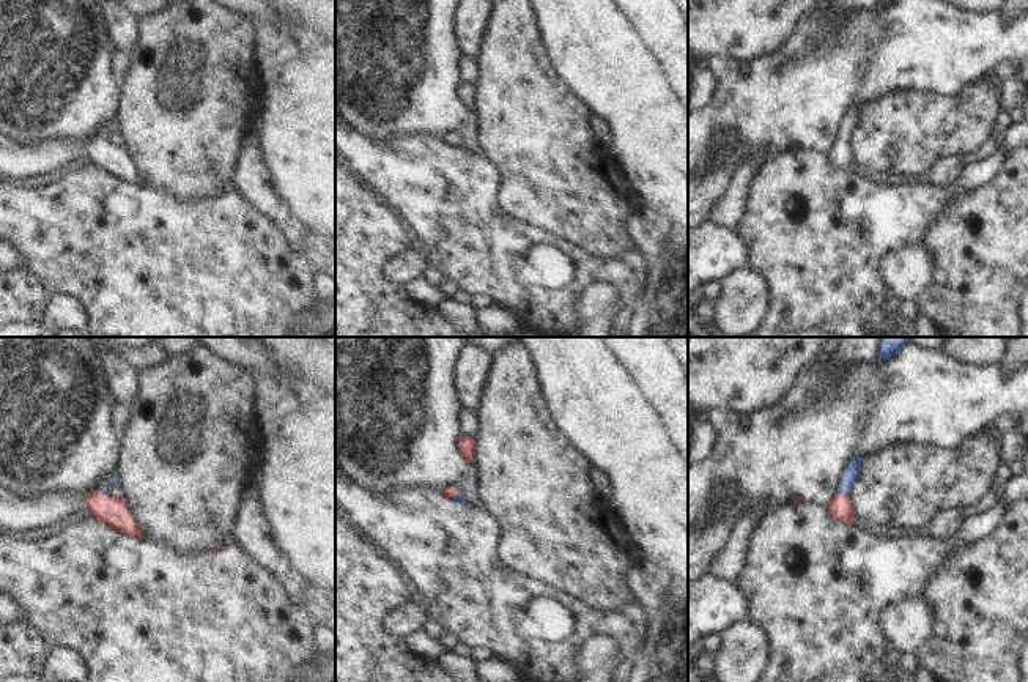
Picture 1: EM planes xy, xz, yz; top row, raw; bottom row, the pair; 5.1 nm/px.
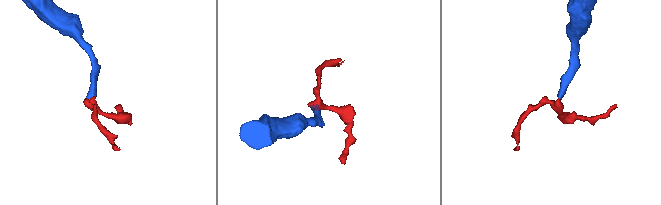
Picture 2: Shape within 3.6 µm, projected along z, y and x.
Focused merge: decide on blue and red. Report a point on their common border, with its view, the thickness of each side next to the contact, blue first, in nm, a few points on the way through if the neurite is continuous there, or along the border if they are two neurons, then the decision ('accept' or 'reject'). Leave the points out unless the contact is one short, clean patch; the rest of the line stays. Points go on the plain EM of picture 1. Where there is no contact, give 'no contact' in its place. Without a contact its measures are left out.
yz (844, 140) | 80/130 nm | across yz (850, 122), (844, 140), (841, 156) | accept

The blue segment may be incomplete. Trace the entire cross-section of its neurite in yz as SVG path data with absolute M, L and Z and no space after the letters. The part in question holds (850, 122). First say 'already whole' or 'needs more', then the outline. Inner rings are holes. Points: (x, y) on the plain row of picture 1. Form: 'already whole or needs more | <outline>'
needs more | M855 104L841 126L841 139L830 148L828 161L838 170L853 169L853 151L850 148L850 137L860 123L860 113L864 106Z

